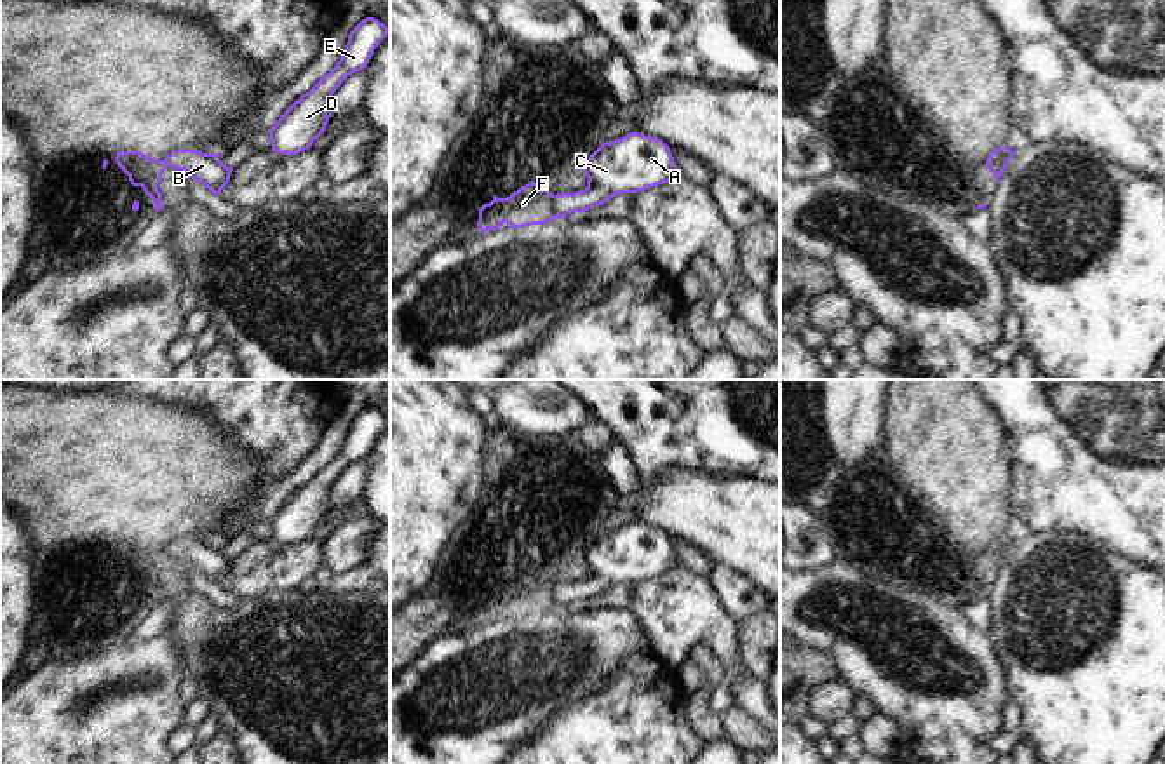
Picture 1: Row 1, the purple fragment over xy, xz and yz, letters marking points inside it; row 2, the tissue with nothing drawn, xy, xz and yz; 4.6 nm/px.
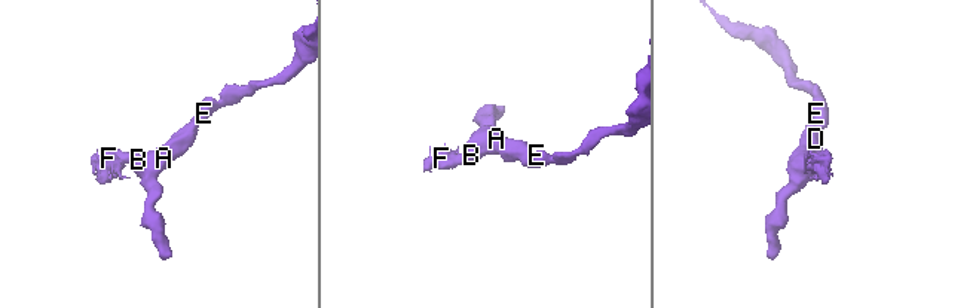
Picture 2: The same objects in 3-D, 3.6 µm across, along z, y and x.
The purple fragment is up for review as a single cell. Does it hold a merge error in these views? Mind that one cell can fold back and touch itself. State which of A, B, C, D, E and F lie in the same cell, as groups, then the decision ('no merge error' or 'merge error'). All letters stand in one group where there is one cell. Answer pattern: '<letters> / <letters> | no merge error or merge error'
A B C D E / F | merge error

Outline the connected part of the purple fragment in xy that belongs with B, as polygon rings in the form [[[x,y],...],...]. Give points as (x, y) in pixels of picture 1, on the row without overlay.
[[[174,539],[164,552],[167,557],[190,562],[195,571],[202,573],[214,585],[219,585],[230,573],[233,560],[233,557],[219,550],[219,543],[202,543],[199,539]]]

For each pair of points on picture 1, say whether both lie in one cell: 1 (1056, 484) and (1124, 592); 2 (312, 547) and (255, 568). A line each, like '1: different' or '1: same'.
1: different
2: same

